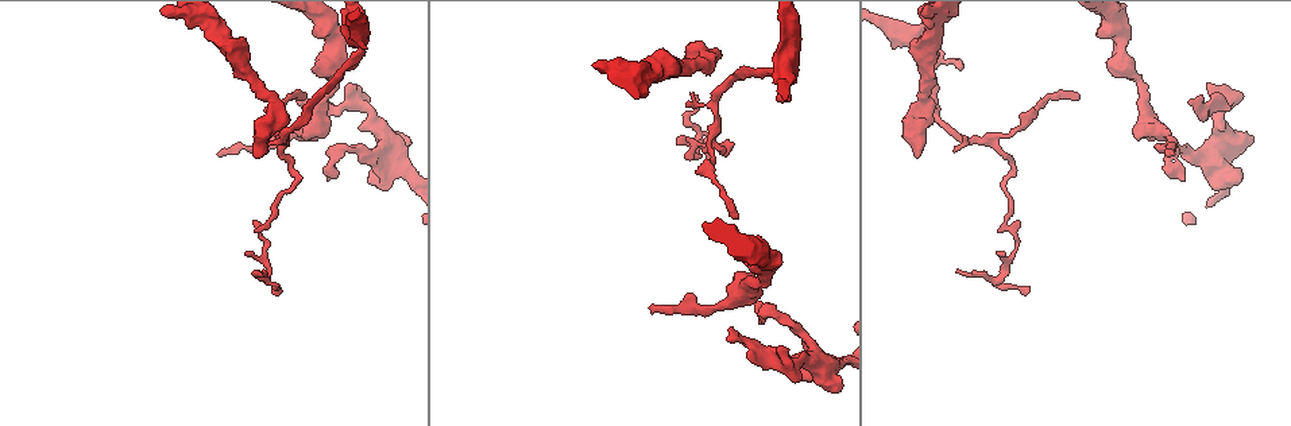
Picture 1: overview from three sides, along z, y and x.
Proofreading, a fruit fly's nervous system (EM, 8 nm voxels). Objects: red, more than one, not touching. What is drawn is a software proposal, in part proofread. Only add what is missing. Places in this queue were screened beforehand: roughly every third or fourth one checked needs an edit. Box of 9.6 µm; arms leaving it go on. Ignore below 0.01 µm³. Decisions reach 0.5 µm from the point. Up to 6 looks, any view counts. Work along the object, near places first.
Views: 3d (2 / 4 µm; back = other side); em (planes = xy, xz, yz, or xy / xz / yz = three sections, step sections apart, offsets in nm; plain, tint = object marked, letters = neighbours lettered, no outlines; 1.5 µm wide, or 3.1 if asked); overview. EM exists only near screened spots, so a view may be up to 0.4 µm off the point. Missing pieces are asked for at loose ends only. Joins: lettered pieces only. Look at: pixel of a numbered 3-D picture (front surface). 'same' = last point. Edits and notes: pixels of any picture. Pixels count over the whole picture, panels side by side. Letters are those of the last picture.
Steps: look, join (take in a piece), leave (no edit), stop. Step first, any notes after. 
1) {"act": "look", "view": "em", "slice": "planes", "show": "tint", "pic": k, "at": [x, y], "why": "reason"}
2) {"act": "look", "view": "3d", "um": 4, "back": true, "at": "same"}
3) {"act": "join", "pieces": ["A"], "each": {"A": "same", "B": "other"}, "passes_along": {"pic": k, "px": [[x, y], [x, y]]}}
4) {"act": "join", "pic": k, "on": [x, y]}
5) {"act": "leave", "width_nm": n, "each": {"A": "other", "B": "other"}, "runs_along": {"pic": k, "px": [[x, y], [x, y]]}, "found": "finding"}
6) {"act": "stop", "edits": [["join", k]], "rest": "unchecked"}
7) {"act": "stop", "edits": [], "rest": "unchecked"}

{"act": "look", "view": "3d", "um": 4, "pic": 1, "at": [916, 154], "why": "an open end"}

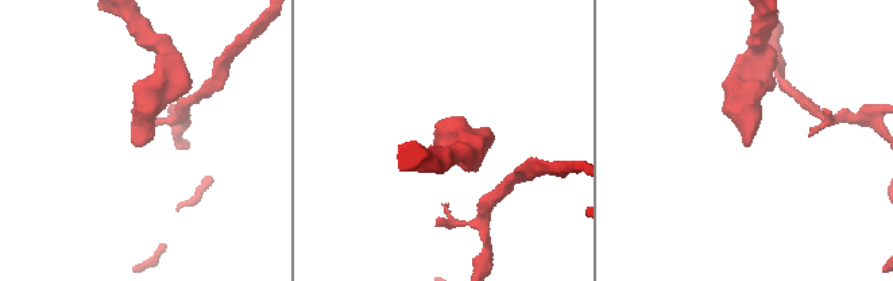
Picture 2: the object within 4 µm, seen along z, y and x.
{"act": "look", "view": "em", "slice": "planes", "show": "letters", "pic": 2, "at": [140, 143]}

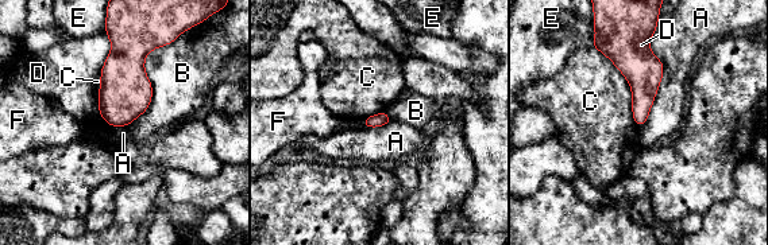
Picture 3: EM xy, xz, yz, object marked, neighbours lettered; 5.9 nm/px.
{"act": "leave", "each": {"A": "other", "B": "other", "C": "other", "D": "other", "E": "other", "F": "other"}, "found": "no lettered piece goes on from it"}

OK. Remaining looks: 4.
{"act": "look", "view": "3d", "um": 4, "pic": 1, "at": [737, 219], "why": "thin end"}

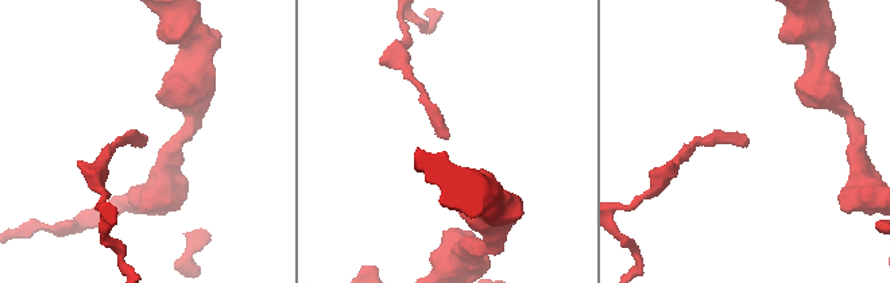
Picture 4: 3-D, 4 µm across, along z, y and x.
{"act": "look", "view": "em", "slice": "planes", "show": "tint", "pic": 4, "at": [143, 144]}

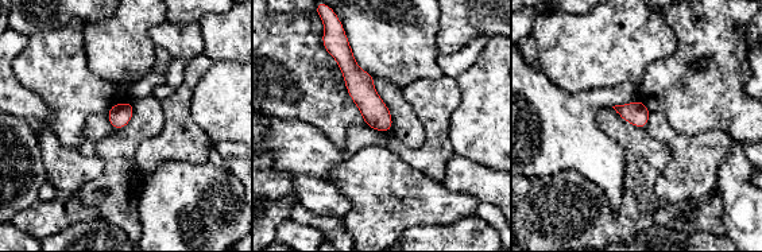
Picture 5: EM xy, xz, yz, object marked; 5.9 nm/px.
{"act": "look", "view": "em", "slice": "planes", "show": "letters", "at": "same"}

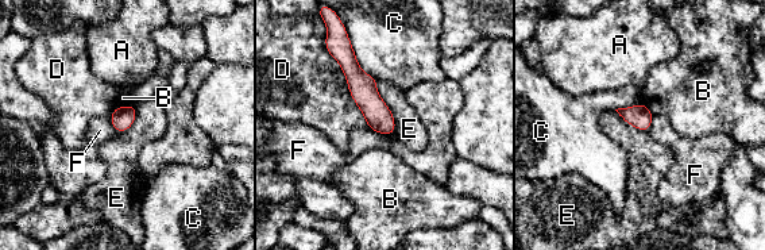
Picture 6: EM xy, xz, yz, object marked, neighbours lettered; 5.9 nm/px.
{"act": "leave", "each": {"A": "other", "B": "other", "C": "other", "D": "other", "E": "other", "F": "other"}, "border": {"pic": 6, "px": [[377, 81], [393, 134]]}, "found": "none of them fits"}

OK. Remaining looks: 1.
{"act": "look", "view": "em", "slice": "planes", "show": "letters", "pic": 1, "at": [302, 102]}

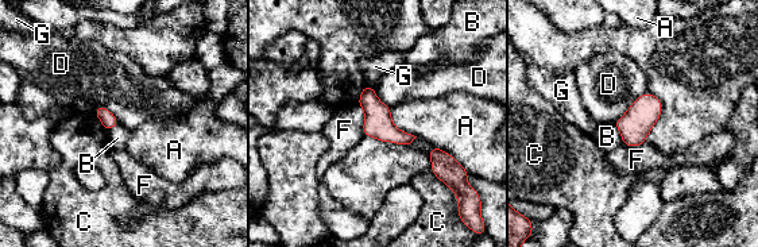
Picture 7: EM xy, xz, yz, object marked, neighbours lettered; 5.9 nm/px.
{"act": "leave", "width_nm": 90, "each": {"A": "other", "B": "other", "C": "other", "D": "other", "F": "other", "G": "other"}, "found": "none of them fits"}

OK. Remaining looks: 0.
{"act": "stop", "edits": [], "rest": "unchecked"}

